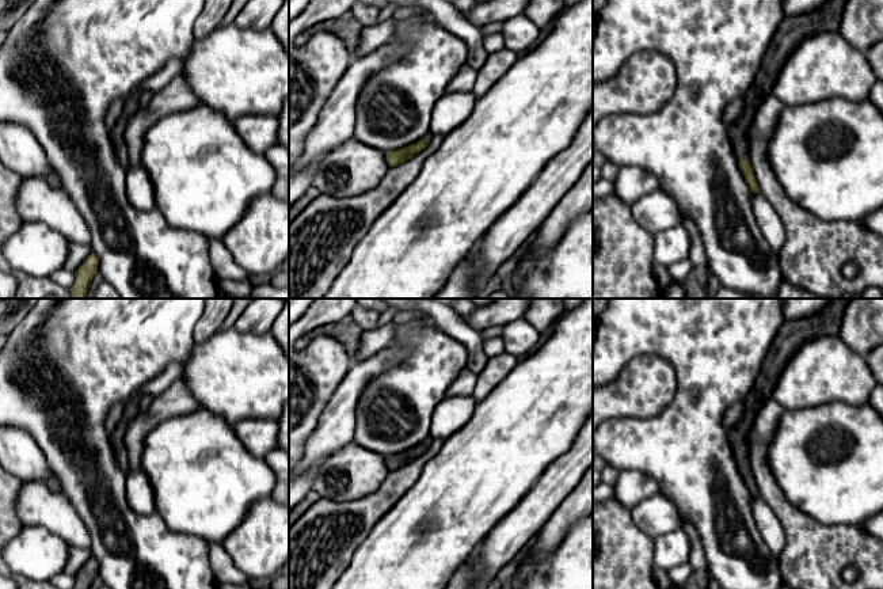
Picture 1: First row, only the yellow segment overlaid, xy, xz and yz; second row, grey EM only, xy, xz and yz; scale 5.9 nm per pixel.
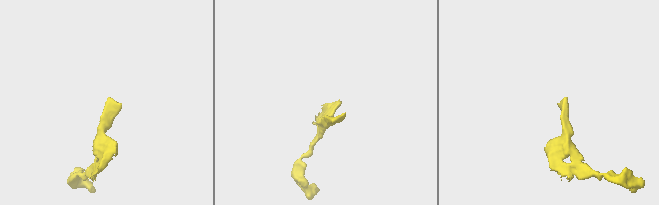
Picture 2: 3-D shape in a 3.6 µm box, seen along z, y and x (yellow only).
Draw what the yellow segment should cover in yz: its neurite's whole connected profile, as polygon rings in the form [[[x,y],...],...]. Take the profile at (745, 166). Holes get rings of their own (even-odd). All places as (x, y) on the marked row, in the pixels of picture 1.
[[[827,0],[818,11],[785,16],[780,23],[764,58],[761,68],[745,94],[741,118],[728,125],[728,137],[735,159],[751,193],[760,193],[753,167],[750,164],[750,145],[747,133],[754,114],[762,99],[772,92],[772,87],[788,56],[807,37],[822,31],[838,31],[848,0]]]

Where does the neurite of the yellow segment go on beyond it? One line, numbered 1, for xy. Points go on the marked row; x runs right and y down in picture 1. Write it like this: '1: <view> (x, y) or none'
1: none

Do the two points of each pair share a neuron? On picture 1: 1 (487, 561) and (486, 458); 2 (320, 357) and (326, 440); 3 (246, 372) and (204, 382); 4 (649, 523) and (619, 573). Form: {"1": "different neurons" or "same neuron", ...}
{"1": "different neurons", "2": "different neurons", "3": "same neuron", "4": "different neurons"}

